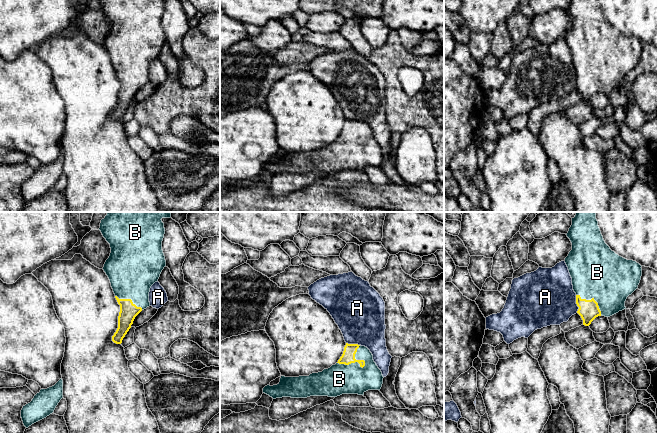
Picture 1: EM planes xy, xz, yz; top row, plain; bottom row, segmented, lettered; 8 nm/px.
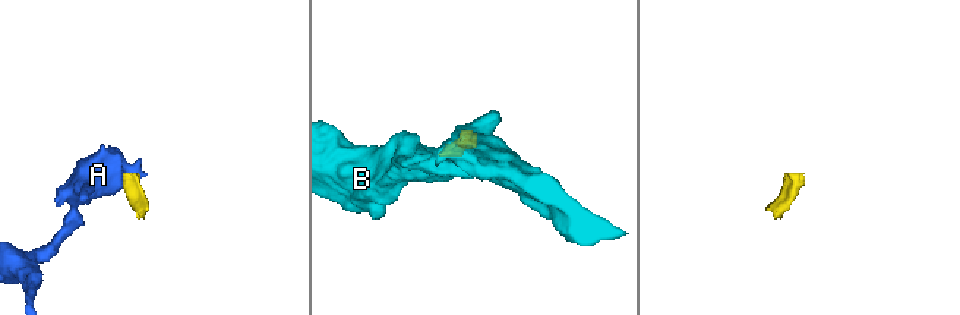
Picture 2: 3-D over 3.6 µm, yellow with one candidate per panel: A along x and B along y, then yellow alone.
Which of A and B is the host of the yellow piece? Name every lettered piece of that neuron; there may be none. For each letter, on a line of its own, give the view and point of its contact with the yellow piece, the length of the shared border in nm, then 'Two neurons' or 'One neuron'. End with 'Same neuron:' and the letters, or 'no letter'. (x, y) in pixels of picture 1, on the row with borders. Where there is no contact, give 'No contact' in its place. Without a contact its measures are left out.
A: Touches yellow at yz (576, 303). Shared border 140 nm. Two neurons
B: Touches yellow at xz (354, 362). Shared border 240 nm. One neuron
Same neuron: B

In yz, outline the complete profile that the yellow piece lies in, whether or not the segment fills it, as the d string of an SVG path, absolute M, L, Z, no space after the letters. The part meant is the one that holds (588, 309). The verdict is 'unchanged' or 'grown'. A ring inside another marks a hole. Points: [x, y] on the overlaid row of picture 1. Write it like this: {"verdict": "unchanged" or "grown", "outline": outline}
{"verdict": "grown", "outline": "M576 212L572 225L566 234L572 243L572 250L565 258L576 293L577 313L583 325L589 326L598 316L610 317L626 309L625 301L637 288L642 276L642 266L627 260L605 243L598 226L596 212Z"}

